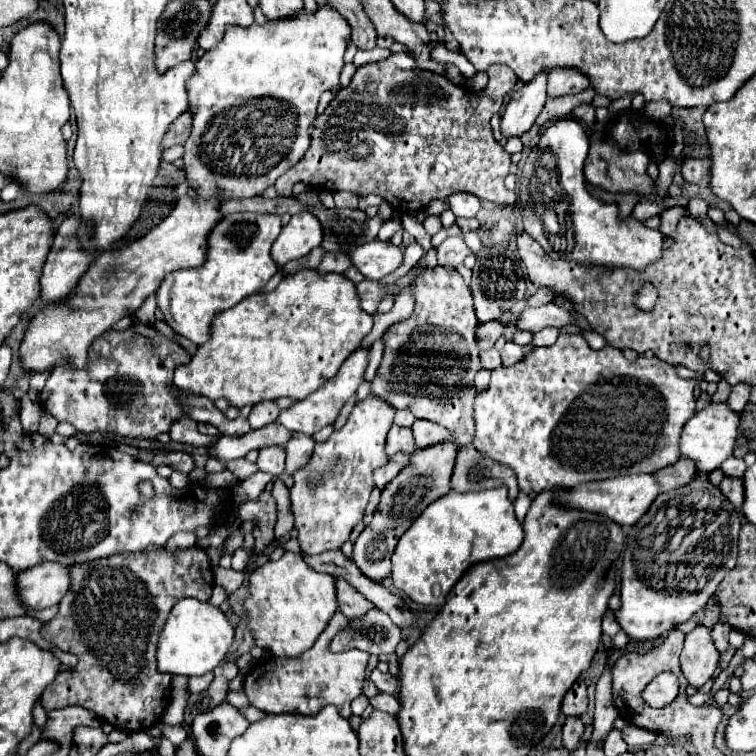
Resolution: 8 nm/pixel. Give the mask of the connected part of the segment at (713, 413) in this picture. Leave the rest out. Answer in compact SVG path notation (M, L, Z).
M724 402L708 404L704 410L694 414L682 428L682 434L680 434L682 458L688 458L694 462L696 474L710 474L712 470L720 468L720 464L728 456L732 456L732 448L738 436L738 424L740 424L740 414L732 412Z

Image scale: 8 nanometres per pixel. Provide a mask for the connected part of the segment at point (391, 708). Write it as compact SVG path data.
M376 694L370 698L370 704L378 710L384 710L392 716L398 714L398 698L396 696L390 696L390 694Z

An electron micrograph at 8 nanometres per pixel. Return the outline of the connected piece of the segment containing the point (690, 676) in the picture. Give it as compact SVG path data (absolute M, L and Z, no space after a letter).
M696 626L692 632L686 634L680 654L680 666L690 686L700 688L702 684L706 684L718 668L718 658L720 652L710 638L710 628Z

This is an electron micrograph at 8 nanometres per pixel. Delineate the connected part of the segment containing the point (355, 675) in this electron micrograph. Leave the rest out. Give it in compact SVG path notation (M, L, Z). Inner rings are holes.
M336 612L310 650L296 658L274 658L274 662L260 662L252 668L252 672L244 678L244 692L250 706L266 714L316 714L324 706L332 704L348 720L352 716L350 702L362 694L362 682L366 678L364 670L370 654L362 650L346 650L340 654L330 652L330 640L342 628L346 628L346 616Z

